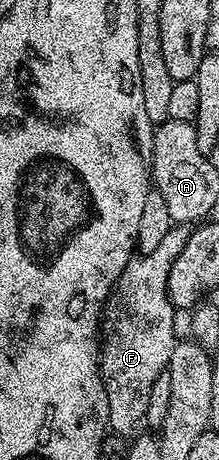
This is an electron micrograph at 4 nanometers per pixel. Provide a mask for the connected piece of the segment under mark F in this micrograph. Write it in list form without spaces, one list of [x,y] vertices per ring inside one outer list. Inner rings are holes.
[[[174,225],[170,229],[170,233],[166,233],[166,237],[162,237],[162,242],[156,246],[150,253],[145,255],[137,254],[129,263],[126,265],[126,269],[122,269],[122,273],[118,277],[118,281],[112,287],[111,293],[108,294],[108,299],[104,303],[104,313],[102,316],[102,326],[100,328],[99,336],[102,340],[100,345],[100,376],[104,379],[104,388],[106,389],[106,401],[108,402],[108,426],[111,434],[116,434],[116,437],[128,437],[133,434],[132,431],[136,426],[145,422],[144,414],[146,413],[146,403],[149,400],[150,389],[154,386],[154,381],[157,380],[158,375],[163,370],[168,369],[168,362],[170,357],[174,353],[176,344],[178,342],[177,337],[174,333],[174,315],[177,308],[173,307],[170,297],[168,296],[168,278],[170,277],[170,267],[174,265],[174,259],[182,253],[182,247],[186,245],[188,240],[189,228],[184,225]]]

